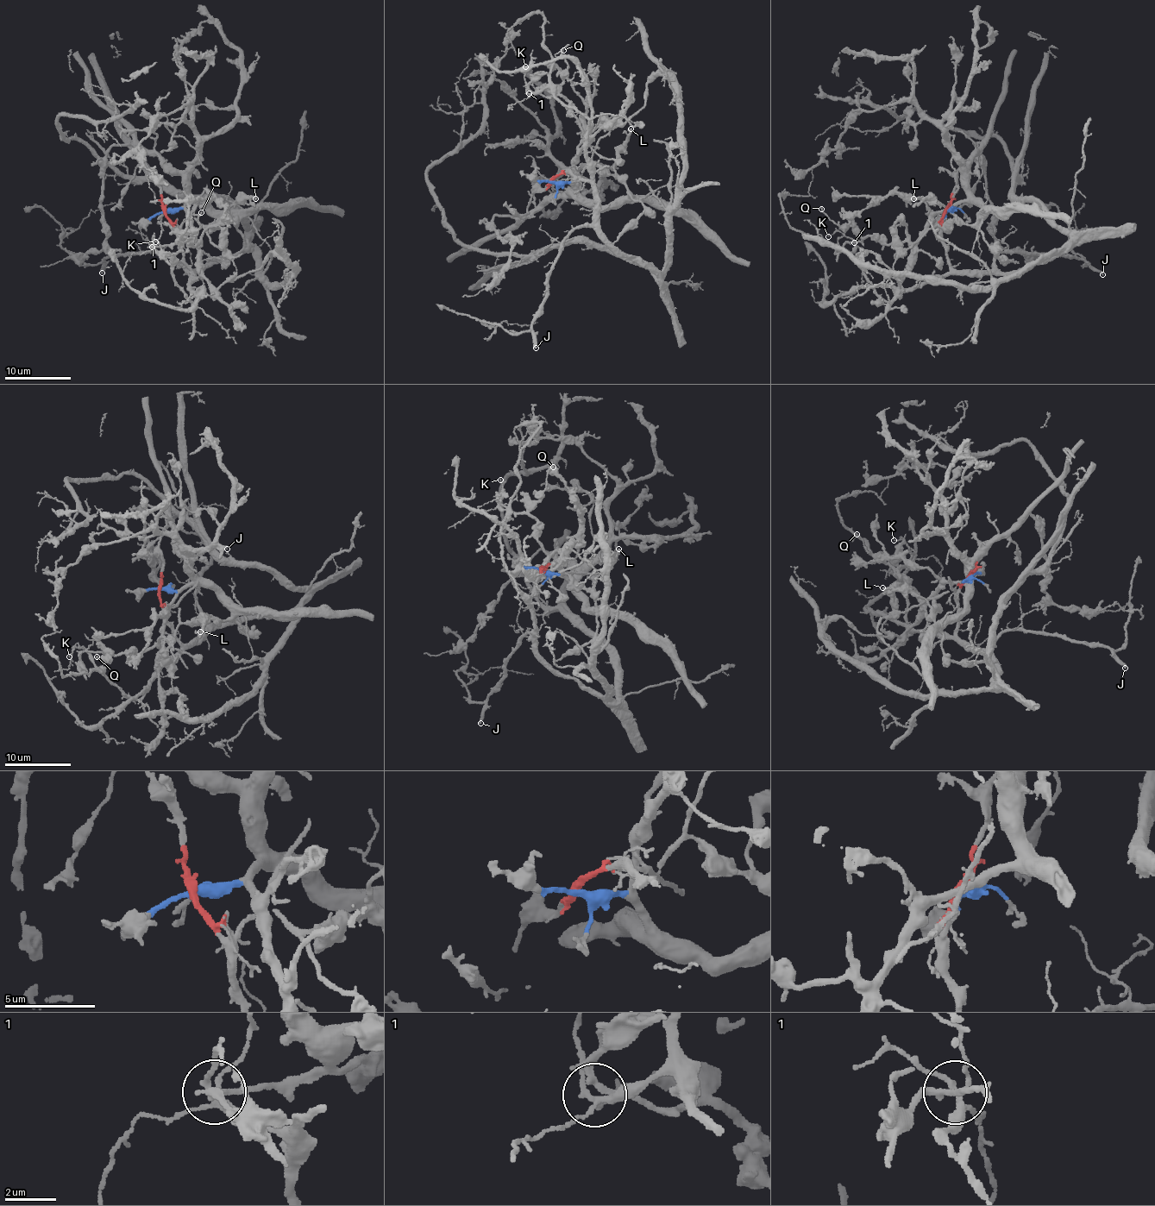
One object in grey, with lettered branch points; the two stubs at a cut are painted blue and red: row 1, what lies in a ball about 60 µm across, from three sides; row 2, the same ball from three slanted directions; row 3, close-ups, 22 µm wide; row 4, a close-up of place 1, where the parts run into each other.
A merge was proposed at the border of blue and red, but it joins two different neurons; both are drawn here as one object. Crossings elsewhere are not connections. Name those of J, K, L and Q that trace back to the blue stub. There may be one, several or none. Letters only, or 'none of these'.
L, Q

